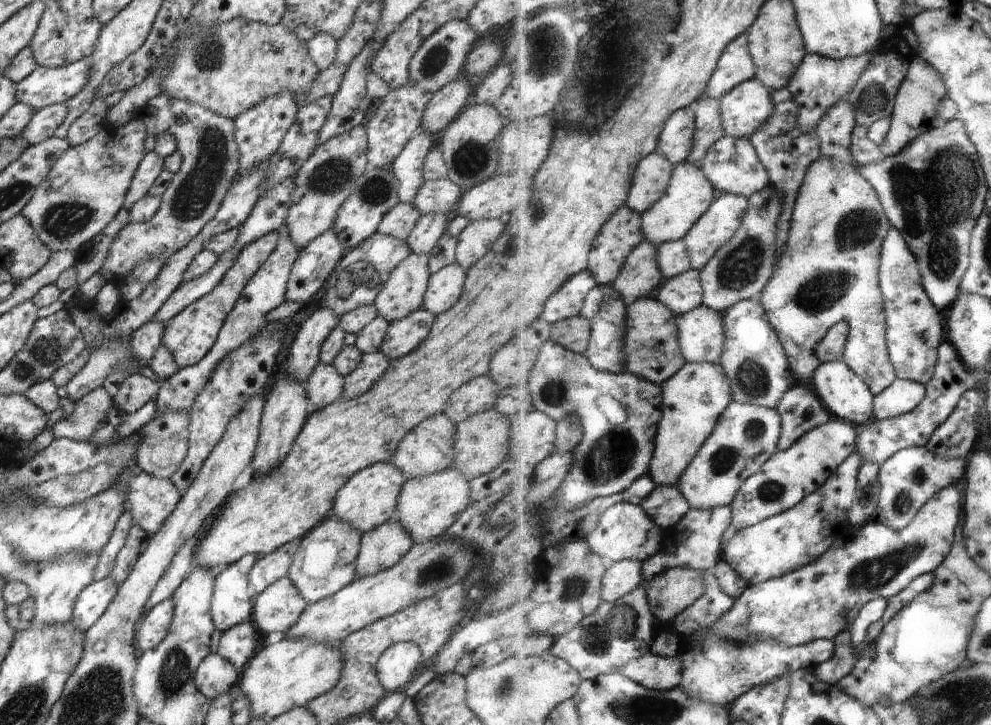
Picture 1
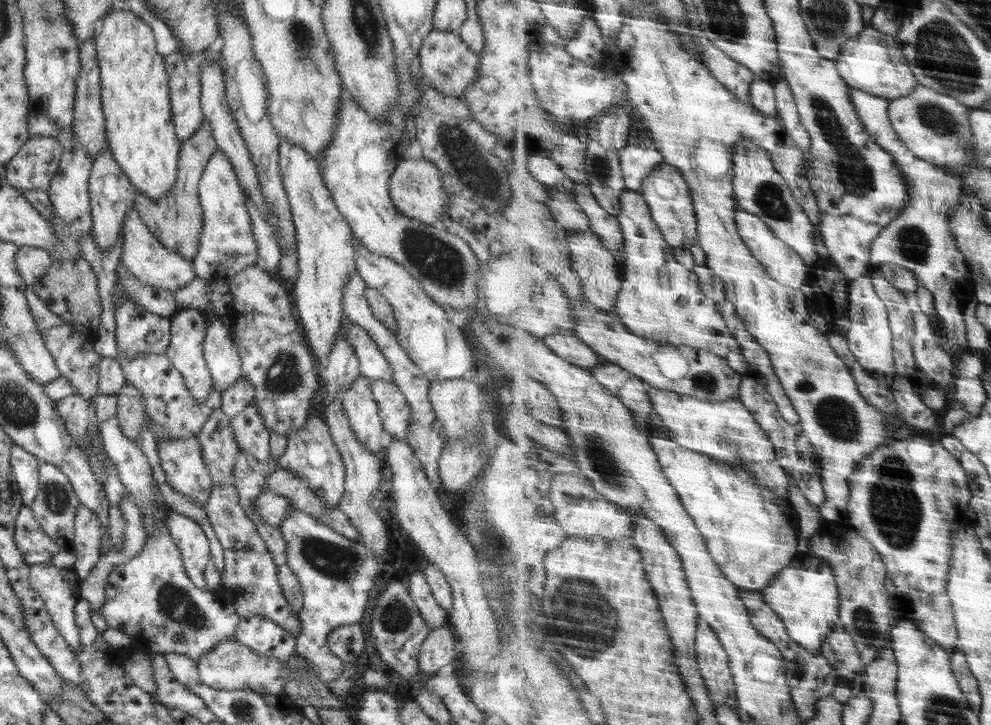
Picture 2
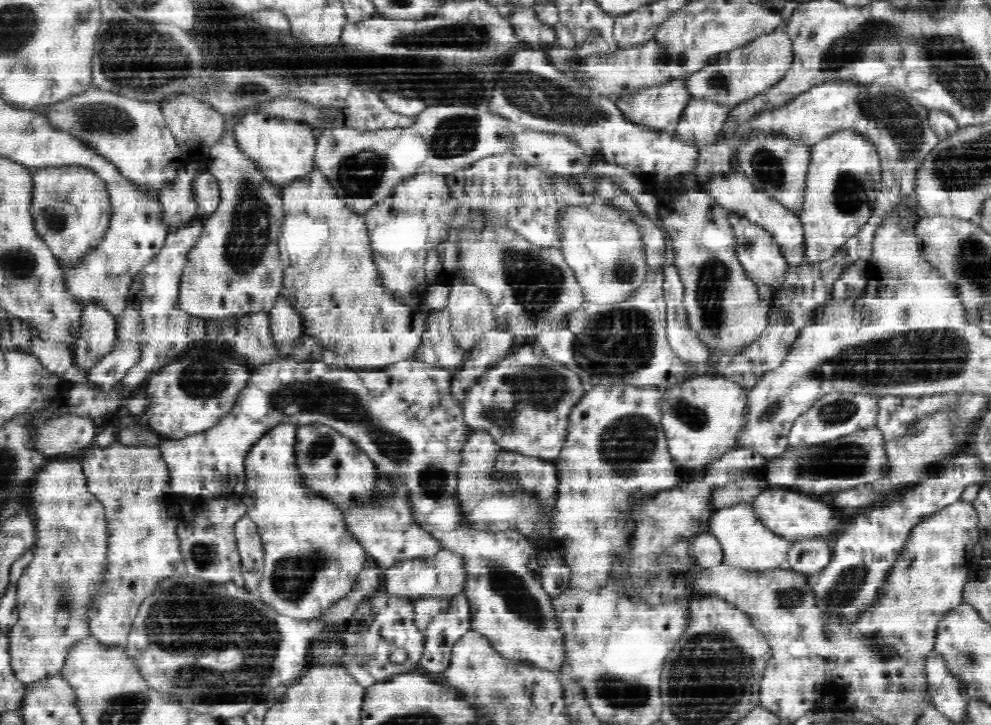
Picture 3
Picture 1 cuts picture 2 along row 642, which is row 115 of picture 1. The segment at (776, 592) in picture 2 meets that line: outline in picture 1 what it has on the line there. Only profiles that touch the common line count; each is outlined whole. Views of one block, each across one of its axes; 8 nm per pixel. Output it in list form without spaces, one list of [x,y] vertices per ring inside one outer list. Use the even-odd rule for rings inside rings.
[[[807,53],[804,56],[804,62],[801,63],[788,86],[800,108],[798,127],[803,132],[815,130],[828,108],[841,99],[847,98],[856,87],[857,81],[861,80],[861,76],[868,70],[870,59],[867,54],[844,59],[832,59],[815,53]]]

